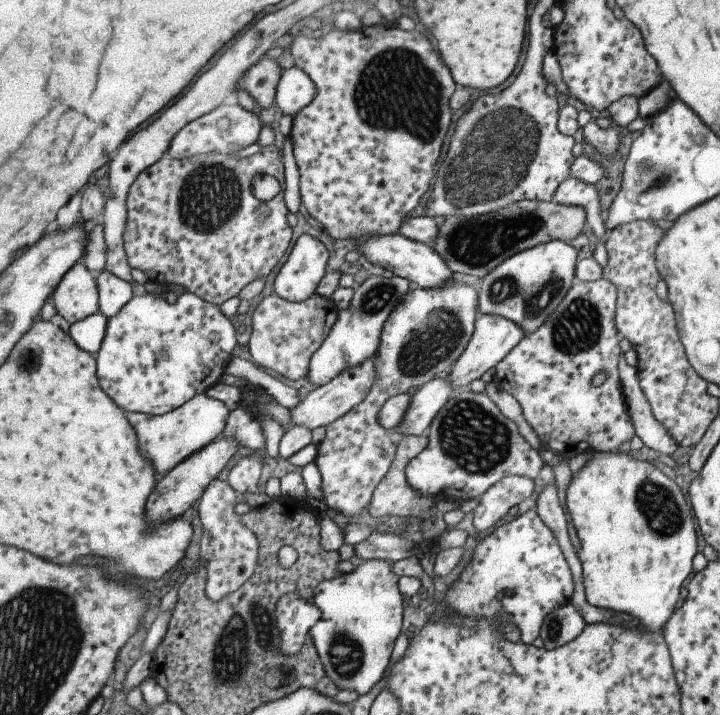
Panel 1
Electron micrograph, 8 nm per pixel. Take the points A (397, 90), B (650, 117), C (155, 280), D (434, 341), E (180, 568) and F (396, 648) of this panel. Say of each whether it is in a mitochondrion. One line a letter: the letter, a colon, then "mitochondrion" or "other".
A: mitochondrion
B: other
C: other
D: mitochondrion
E: other
F: other

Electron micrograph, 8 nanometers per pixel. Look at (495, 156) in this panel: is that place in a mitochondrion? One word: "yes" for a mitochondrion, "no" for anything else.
yes

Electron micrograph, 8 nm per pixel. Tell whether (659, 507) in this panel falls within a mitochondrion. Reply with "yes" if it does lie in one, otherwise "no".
yes

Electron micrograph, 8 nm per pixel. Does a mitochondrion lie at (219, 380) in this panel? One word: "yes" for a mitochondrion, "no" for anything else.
no

